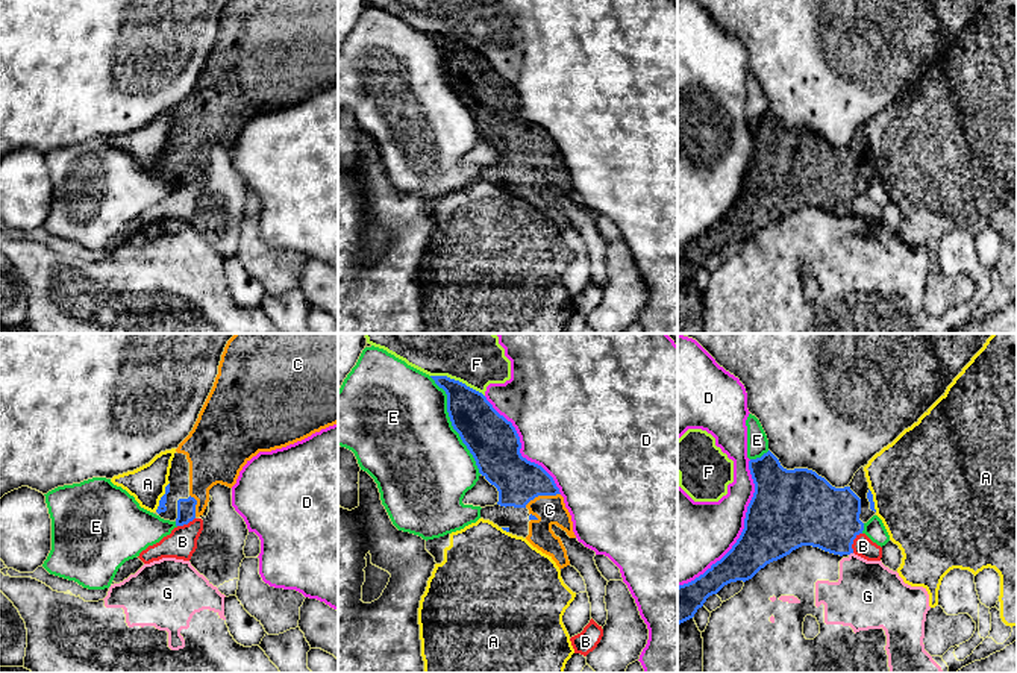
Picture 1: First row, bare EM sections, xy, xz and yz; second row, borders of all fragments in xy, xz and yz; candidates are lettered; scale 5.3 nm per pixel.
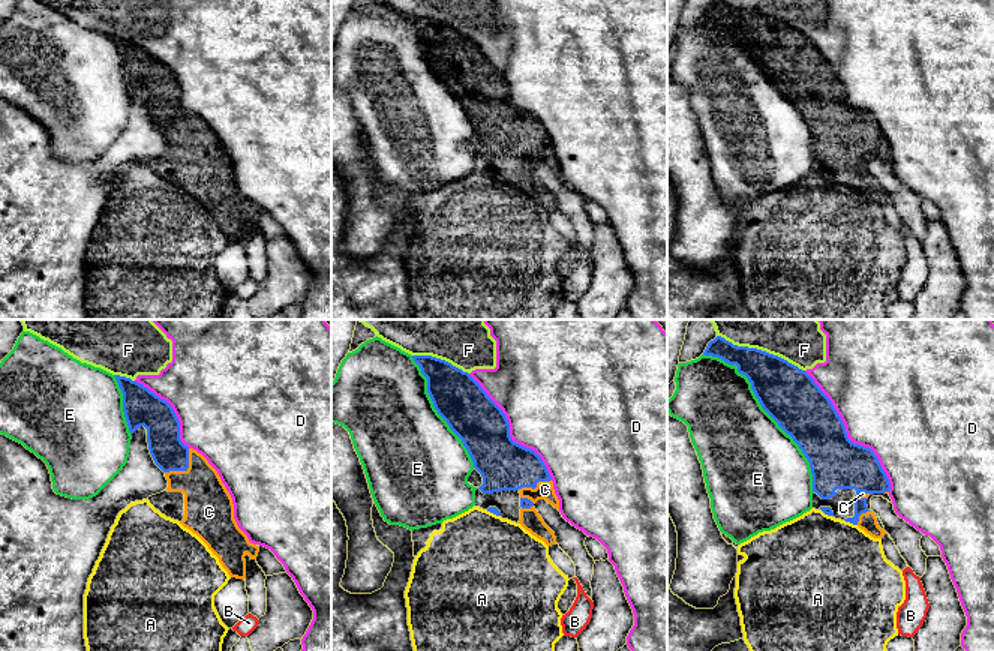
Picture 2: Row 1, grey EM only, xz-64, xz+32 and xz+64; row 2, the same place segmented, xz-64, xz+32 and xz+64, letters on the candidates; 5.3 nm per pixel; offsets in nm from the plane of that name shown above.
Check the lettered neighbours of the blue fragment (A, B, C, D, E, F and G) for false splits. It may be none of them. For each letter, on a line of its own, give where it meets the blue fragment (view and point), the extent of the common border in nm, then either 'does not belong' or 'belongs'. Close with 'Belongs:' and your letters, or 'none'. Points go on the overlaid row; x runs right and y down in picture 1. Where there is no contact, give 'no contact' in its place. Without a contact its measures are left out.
A: meets blue in xy at (161, 497); contact 180 nm long; does not belong
B: meets blue in yz at (852, 543); contact 120 nm long; does not belong
C: meets blue in xz at (541, 494); contact 200 nm long; belongs
D: meets blue in yz at (743, 531); contact 800 nm long; does not belong
E: meets blue in xz at (452, 425); contact 600 nm long; does not belong
F: meets blue in xz at (458, 381); contact 300 nm long; does not belong
G: meets blue in yz at (851, 552); contact 30 nm long; does not belong
Belongs: C

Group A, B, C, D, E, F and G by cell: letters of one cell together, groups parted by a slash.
A / B / C / D F / E / G

